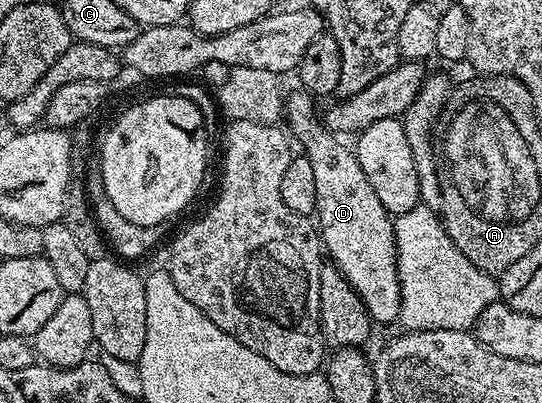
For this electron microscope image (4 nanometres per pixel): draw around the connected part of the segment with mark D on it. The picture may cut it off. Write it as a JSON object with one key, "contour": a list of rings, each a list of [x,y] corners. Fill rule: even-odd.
{"contour":[[[305,91],[291,92],[286,98],[284,121],[290,124],[288,133],[295,142],[302,144],[301,152],[312,163],[316,179],[316,228],[322,238],[325,252],[335,269],[344,275],[344,279],[354,288],[356,295],[364,303],[371,322],[386,325],[397,322],[402,296],[398,282],[398,260],[396,259],[396,235],[394,234],[394,217],[386,210],[384,203],[372,191],[368,175],[360,167],[355,150],[345,149],[339,138],[327,129],[321,120],[314,118],[315,98]]]}

